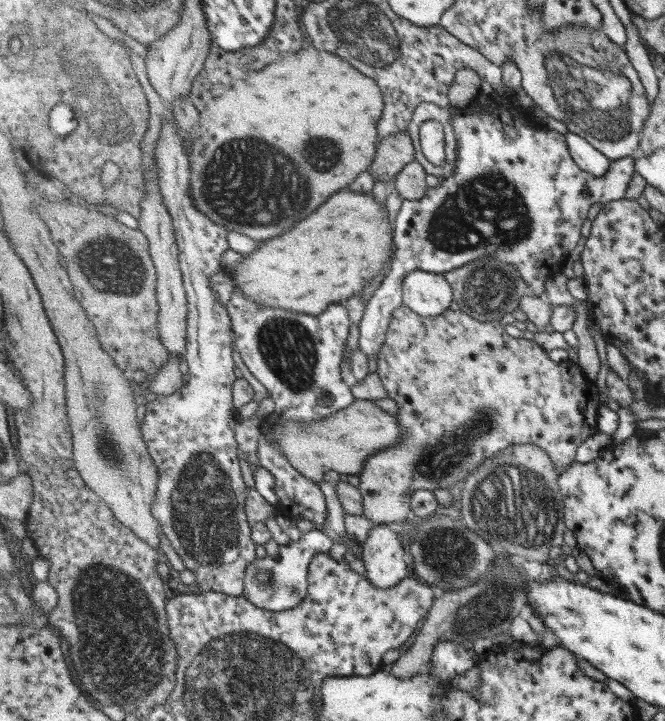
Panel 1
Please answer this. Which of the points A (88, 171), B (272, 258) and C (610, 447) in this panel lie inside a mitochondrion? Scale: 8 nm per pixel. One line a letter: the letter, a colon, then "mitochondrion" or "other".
A: other
B: other
C: other

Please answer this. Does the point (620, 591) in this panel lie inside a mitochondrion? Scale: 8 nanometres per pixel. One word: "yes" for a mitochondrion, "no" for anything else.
no

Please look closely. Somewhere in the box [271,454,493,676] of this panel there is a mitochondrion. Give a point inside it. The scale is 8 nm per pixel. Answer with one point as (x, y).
(451, 555)

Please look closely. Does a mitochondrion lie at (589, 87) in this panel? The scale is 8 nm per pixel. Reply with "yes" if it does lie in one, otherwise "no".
yes

